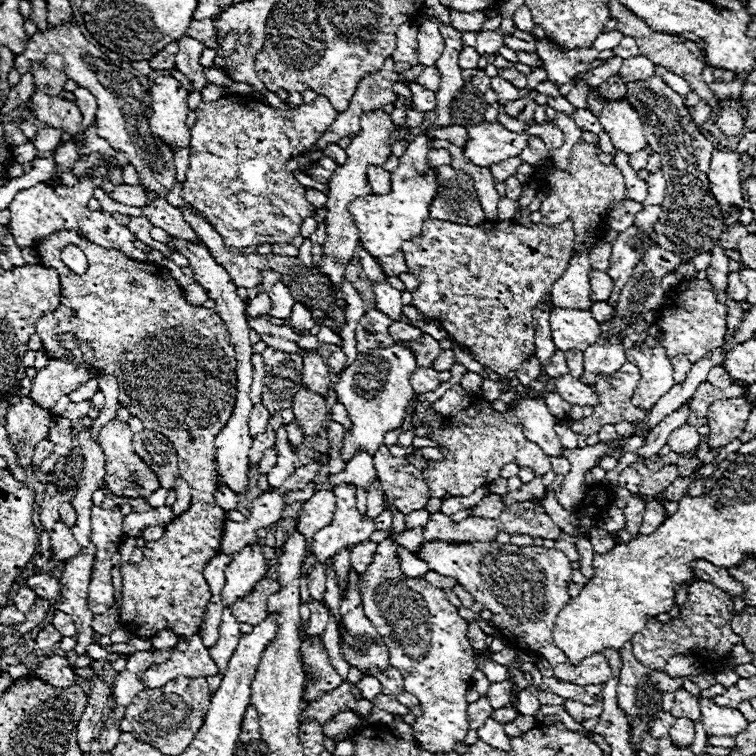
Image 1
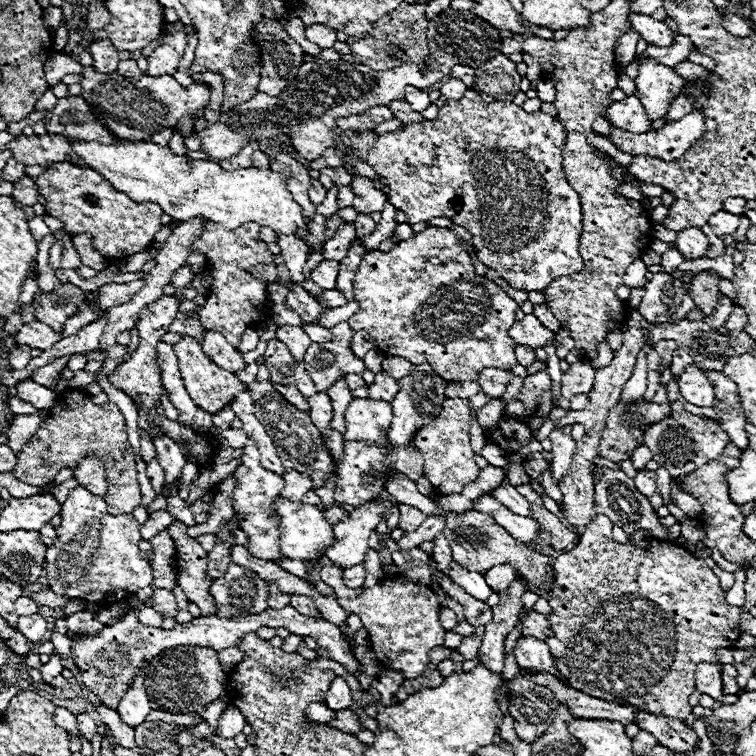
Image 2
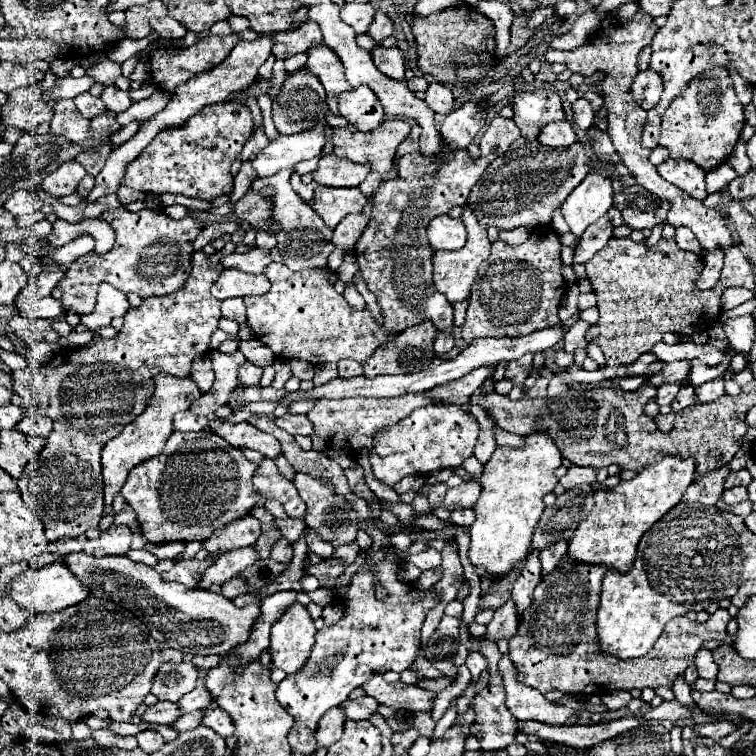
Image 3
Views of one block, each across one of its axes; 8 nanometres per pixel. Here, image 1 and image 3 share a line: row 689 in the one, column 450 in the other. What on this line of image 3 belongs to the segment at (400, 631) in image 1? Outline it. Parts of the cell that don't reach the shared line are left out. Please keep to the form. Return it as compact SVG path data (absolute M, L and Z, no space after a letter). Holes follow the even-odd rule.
M434 404L414 410L404 422L386 432L378 432L374 448L370 452L370 464L374 478L388 488L394 488L402 478L420 474L428 476L436 470L458 468L466 458L472 456L476 442L476 420L470 412L462 410L458 404Z

